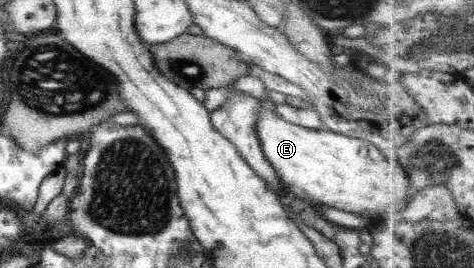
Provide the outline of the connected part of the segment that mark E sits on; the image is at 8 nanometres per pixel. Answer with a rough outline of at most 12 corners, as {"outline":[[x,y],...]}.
{"outline":[[278,117],[253,130],[291,192],[348,213],[412,199],[374,145]]}

